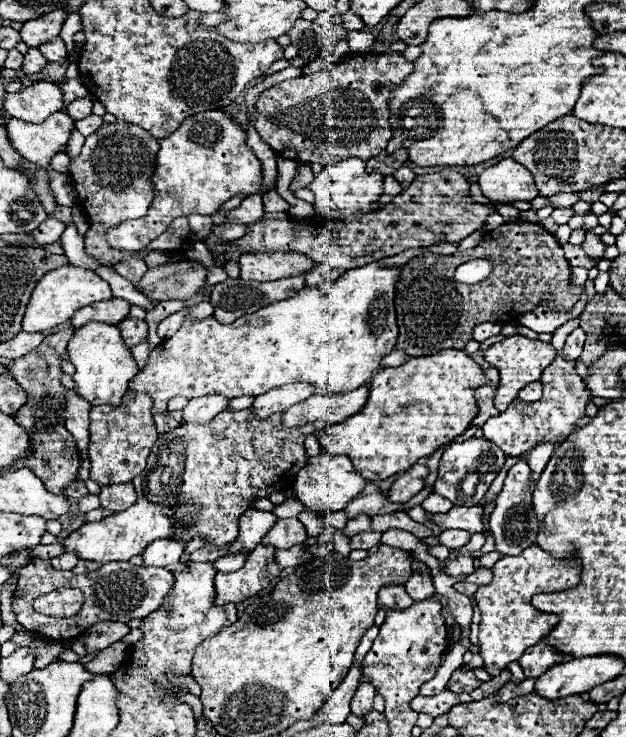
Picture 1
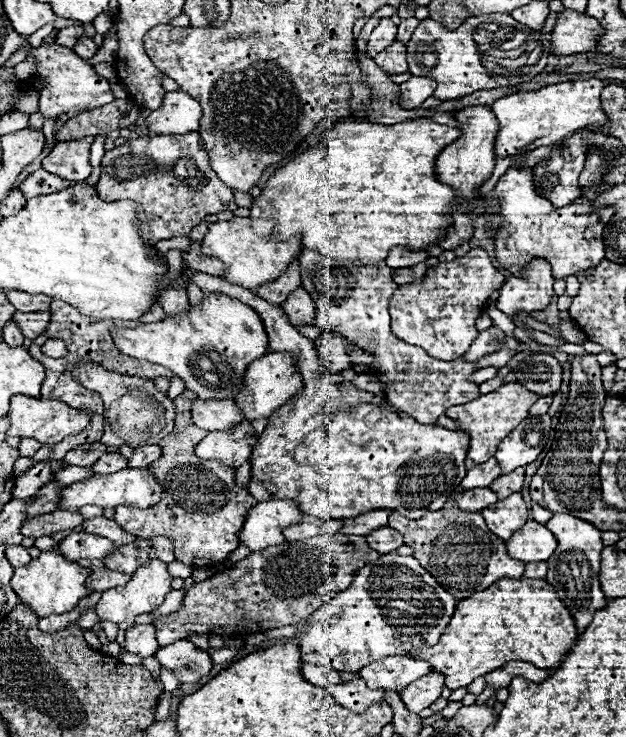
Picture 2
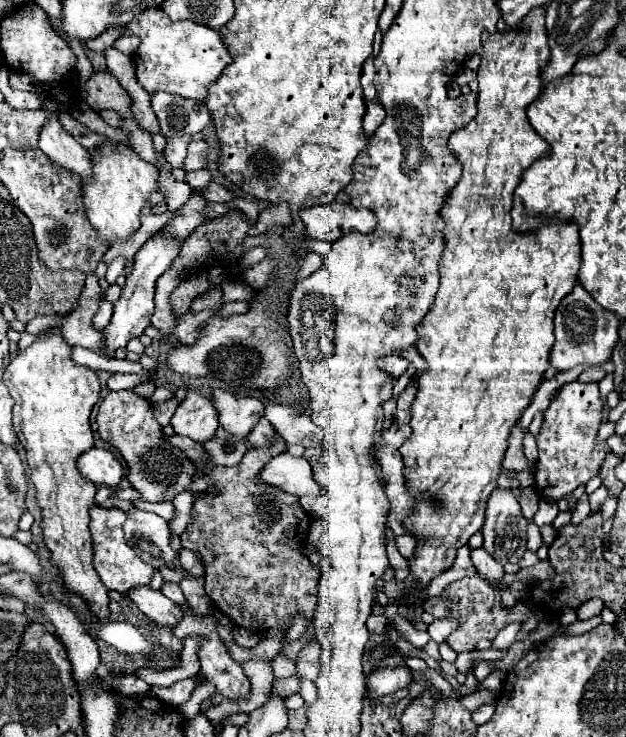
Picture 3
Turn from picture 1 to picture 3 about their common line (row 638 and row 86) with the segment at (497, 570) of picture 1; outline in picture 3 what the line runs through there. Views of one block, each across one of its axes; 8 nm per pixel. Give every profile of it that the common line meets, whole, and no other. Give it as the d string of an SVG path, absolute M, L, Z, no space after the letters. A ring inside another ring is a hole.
M535 7L531 9L526 18L522 20L522 28L512 28L496 34L482 34L482 48L480 48L480 70L478 70L478 84L480 84L480 94L478 94L478 114L476 118L464 128L464 130L456 130L450 136L448 148L454 152L456 160L462 164L462 176L458 180L458 184L448 192L444 206L440 210L440 218L444 220L444 252L440 258L440 288L436 292L434 304L430 306L428 314L422 318L422 322L416 326L418 332L418 340L416 340L416 350L420 352L420 356L426 360L426 368L418 374L418 390L416 390L416 398L410 406L410 428L412 428L412 436L400 446L400 454L404 460L404 478L406 478L406 486L410 490L410 494L416 498L416 506L412 510L412 514L402 522L406 526L406 530L410 530L410 534L416 538L416 548L414 548L414 556L408 560L408 568L410 574L398 582L398 580L388 580L384 584L384 594L392 600L398 602L406 596L410 596L410 590L420 592L424 588L428 588L428 584L432 582L432 578L436 578L438 574L446 572L448 568L452 568L454 558L458 548L462 548L470 536L474 536L476 532L482 530L484 526L484 510L486 510L486 500L492 494L492 490L498 486L496 480L502 472L502 458L504 452L508 448L508 436L510 430L516 426L516 422L520 420L522 412L528 408L528 404L532 402L534 392L540 386L540 380L544 378L544 372L550 366L550 352L554 346L554 330L552 330L552 320L554 320L554 312L556 306L560 304L560 300L570 294L570 290L576 284L576 274L580 268L580 238L578 238L578 226L564 222L564 224L556 224L556 226L544 226L544 230L536 230L532 234L512 234L512 218L510 218L510 208L512 208L512 194L522 178L522 172L536 162L542 156L550 154L550 146L544 142L544 138L540 138L536 134L536 130L530 126L528 118L526 118L526 106L530 102L534 102L534 98L538 98L538 94L542 92L542 80L540 80L540 68L546 66L548 58L550 58L550 50L546 44L546 26L545 26L545 8ZM422 496L430 496L430 500L422 498Z

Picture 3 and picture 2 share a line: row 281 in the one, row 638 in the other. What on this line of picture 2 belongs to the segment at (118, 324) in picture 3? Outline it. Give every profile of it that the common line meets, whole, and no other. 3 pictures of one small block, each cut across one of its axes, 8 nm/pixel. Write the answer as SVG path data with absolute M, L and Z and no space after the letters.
M136 624L130 630L126 630L126 652L132 652L140 658L154 656L160 648L156 640L156 628L152 624Z

